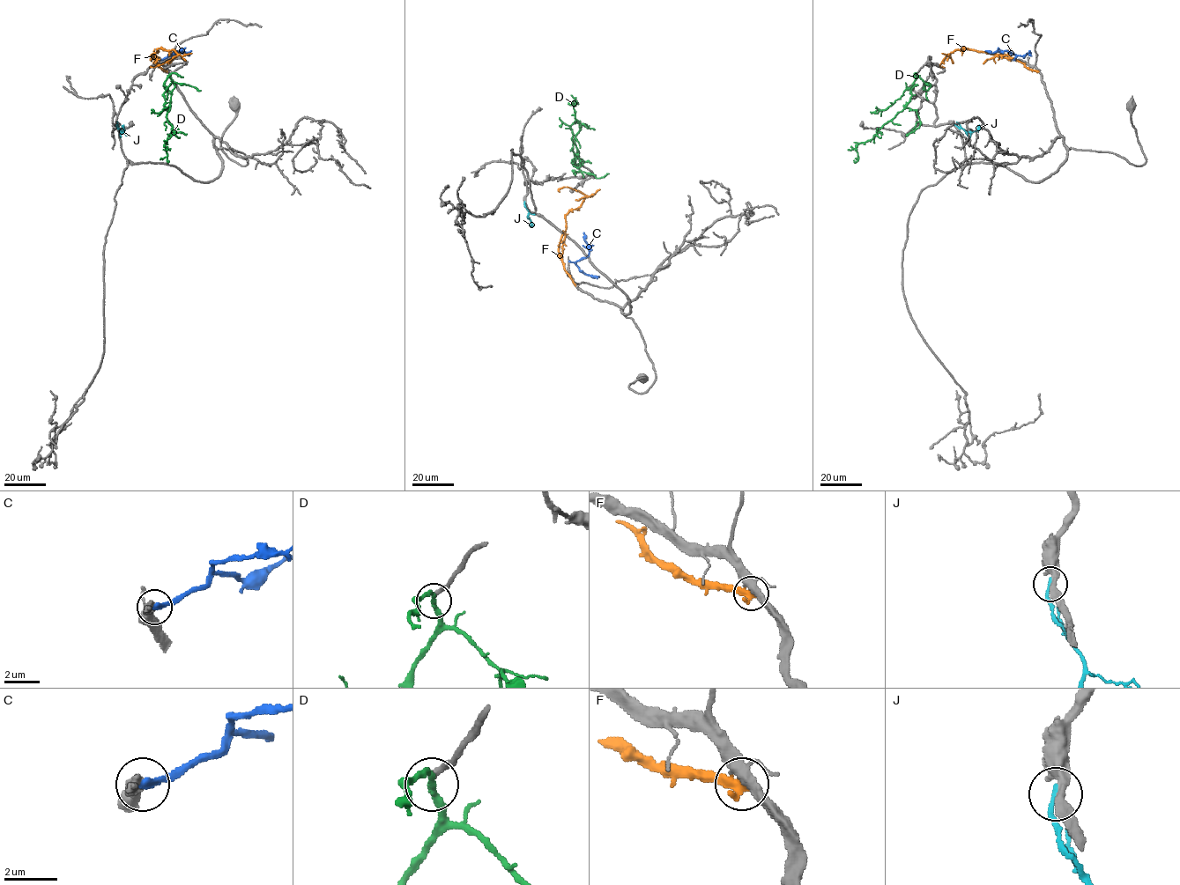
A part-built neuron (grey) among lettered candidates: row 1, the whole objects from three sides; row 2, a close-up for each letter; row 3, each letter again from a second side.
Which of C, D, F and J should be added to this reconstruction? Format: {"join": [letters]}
{"join": []}

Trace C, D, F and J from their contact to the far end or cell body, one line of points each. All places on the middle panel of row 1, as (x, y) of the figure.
C: (568, 261), (575, 263), (589, 255), (589, 245), (583, 232)
D: (578, 164), (573, 161), (579, 158), (575, 138), (582, 124), (575, 118), (573, 104), (575, 106), (576, 100)
F: (575, 284), (559, 247), (566, 229), (566, 215), (580, 206), (585, 196), (568, 187), (560, 192)
J: (524, 202), (531, 226)

